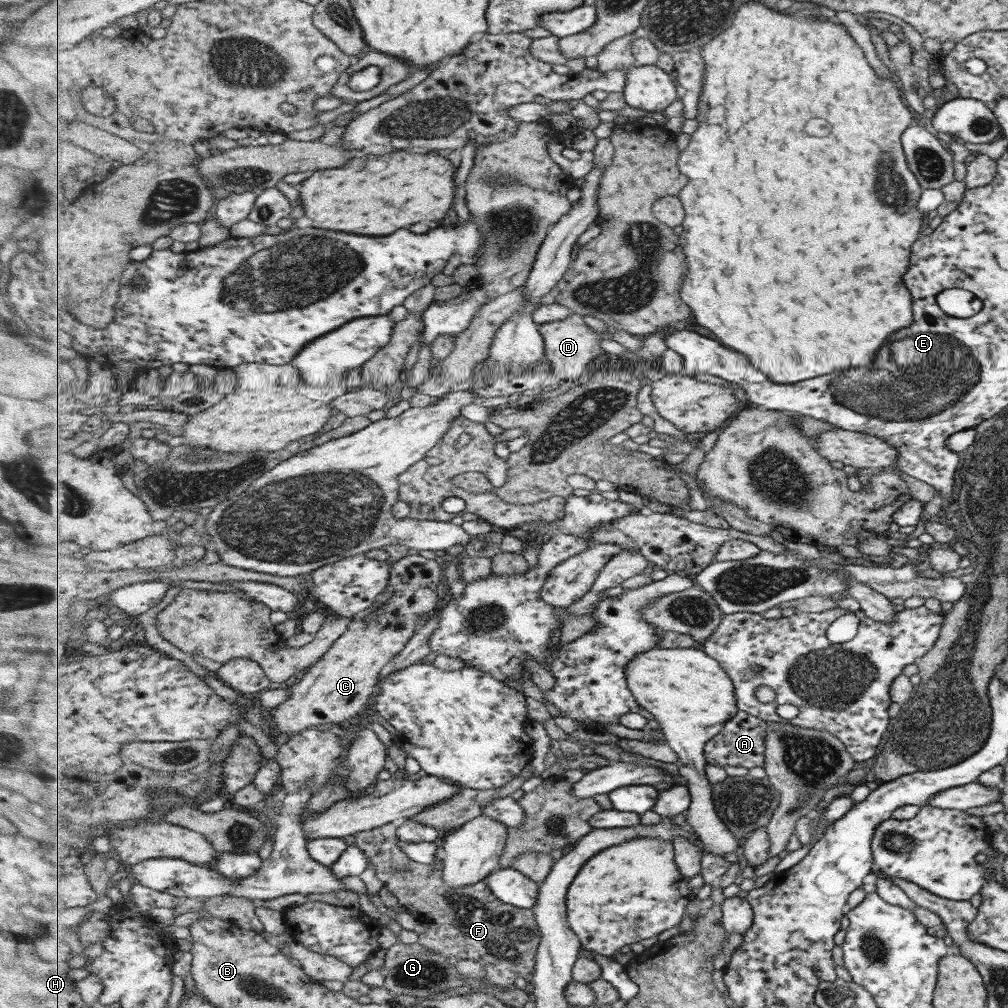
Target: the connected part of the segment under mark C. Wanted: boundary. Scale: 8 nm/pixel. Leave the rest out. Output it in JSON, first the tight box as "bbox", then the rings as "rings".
{"bbox":[269,554,443,737],"rings":[[[418,554],[407,555],[392,564],[390,573],[390,584],[387,585],[385,592],[379,594],[373,606],[365,612],[355,615],[351,619],[346,633],[334,642],[329,652],[315,666],[300,675],[297,681],[288,688],[291,692],[290,697],[269,710],[269,715],[272,716],[272,722],[276,728],[276,736],[281,736],[277,734],[279,732],[279,734],[290,734],[293,737],[311,726],[343,722],[343,720],[350,720],[349,718],[353,718],[353,716],[359,716],[365,705],[368,704],[375,688],[380,684],[385,668],[406,648],[406,644],[416,633],[417,622],[425,614],[431,614],[437,608],[441,592],[440,584],[443,584],[441,583],[443,570],[440,560],[425,558]]]}

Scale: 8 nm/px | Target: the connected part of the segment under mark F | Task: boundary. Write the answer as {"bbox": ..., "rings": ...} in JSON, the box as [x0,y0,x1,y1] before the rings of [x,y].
{"bbox":[351,823,542,992],"rings":[[[399,823],[359,832],[351,843],[368,855],[378,878],[413,916],[428,919],[431,926],[420,934],[420,944],[431,952],[452,961],[473,959],[486,968],[482,992],[491,987],[509,989],[520,976],[534,972],[542,932],[534,909],[519,908],[497,898],[485,881],[467,887],[453,888],[443,879],[443,860],[423,865],[407,856],[399,847]]]}

